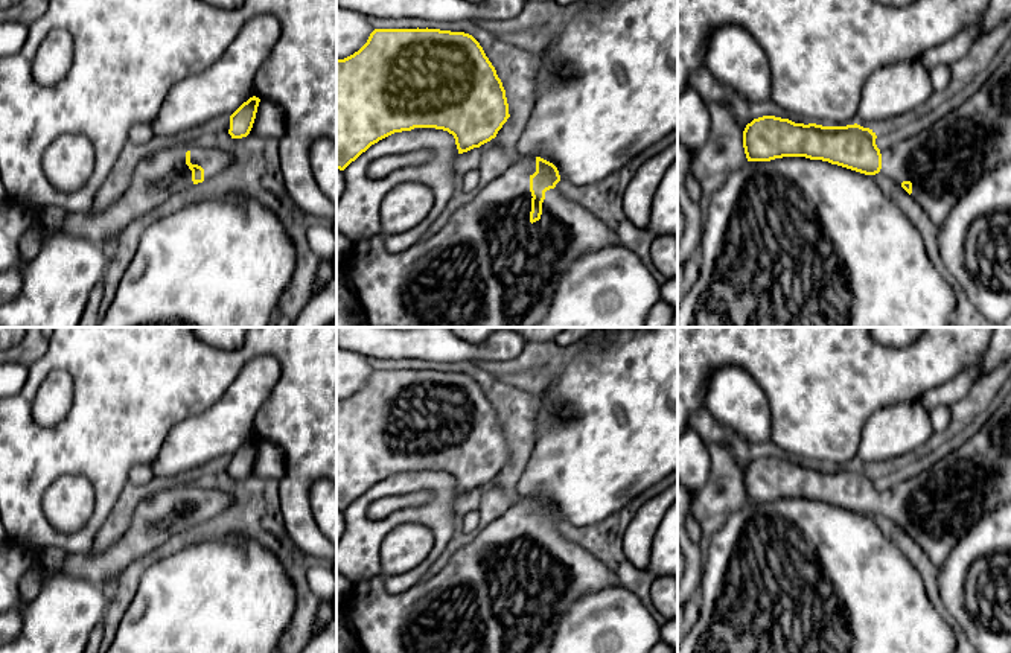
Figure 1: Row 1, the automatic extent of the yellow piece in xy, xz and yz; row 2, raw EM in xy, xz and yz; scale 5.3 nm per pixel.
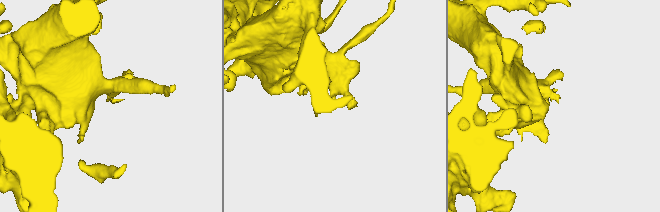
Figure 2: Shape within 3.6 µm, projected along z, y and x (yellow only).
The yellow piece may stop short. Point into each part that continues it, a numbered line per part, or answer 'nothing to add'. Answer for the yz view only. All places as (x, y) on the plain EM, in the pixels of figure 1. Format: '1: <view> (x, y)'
1: yz (941, 503)

